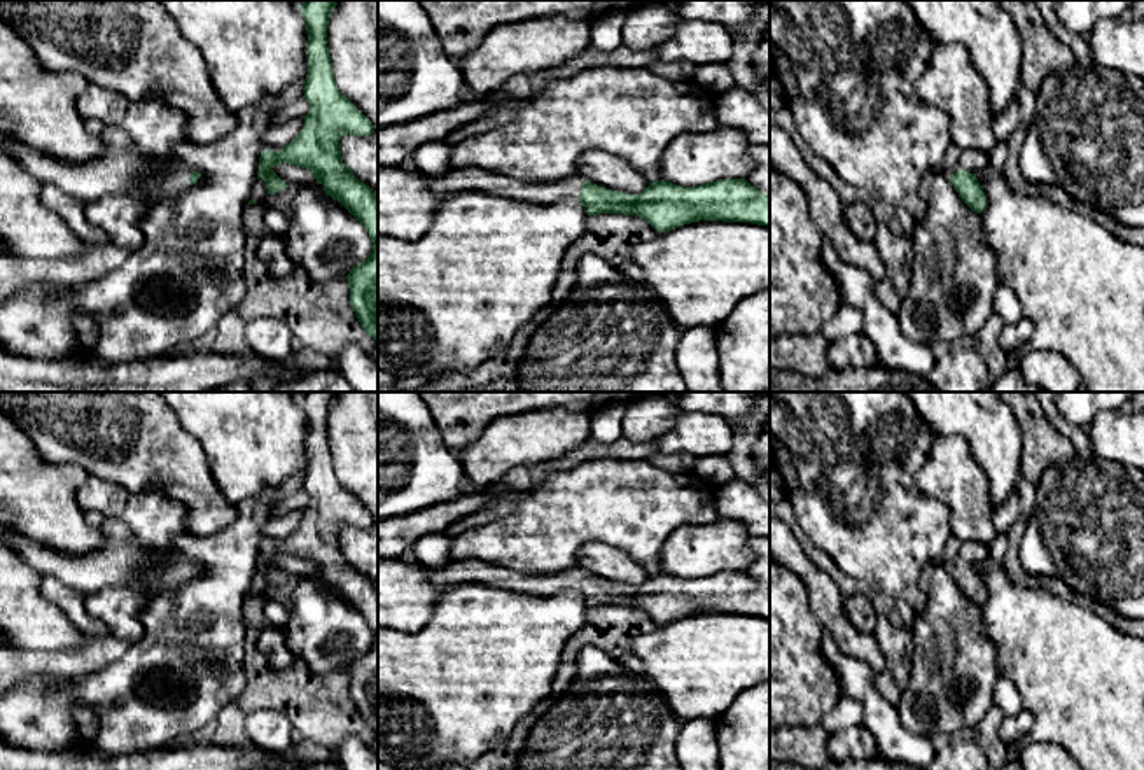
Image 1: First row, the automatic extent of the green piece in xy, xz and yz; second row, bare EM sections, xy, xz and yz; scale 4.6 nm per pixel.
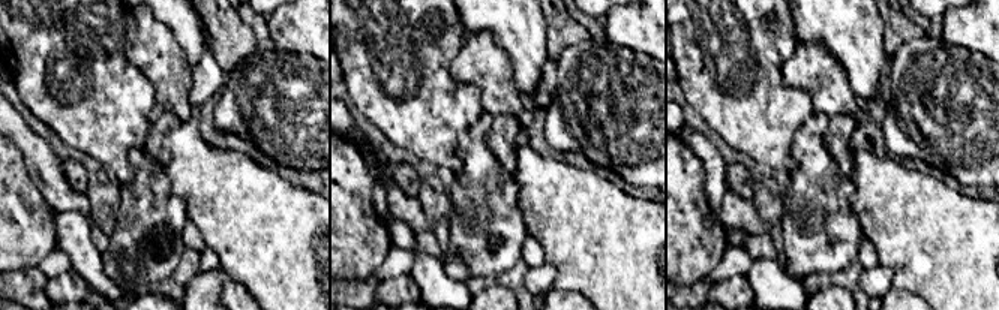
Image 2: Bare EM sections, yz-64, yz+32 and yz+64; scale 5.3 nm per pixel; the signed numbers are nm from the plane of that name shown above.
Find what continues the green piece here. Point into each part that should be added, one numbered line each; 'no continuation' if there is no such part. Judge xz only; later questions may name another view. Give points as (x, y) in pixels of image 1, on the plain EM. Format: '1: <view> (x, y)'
1: xz (466, 571)

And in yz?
1: yz (971, 552)

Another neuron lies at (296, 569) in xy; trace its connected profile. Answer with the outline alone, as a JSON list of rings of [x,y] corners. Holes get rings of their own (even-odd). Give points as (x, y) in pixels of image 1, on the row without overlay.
[[[275,556],[273,565],[276,565],[289,579],[297,584],[315,584],[325,586],[324,578],[317,574],[310,562],[301,560],[297,556]]]

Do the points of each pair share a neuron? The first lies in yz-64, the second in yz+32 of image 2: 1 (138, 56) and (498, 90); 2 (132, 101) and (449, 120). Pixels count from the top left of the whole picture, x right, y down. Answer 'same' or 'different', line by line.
1: same
2: same

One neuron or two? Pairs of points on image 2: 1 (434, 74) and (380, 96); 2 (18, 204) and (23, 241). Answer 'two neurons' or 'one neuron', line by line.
1: one neuron
2: one neuron

